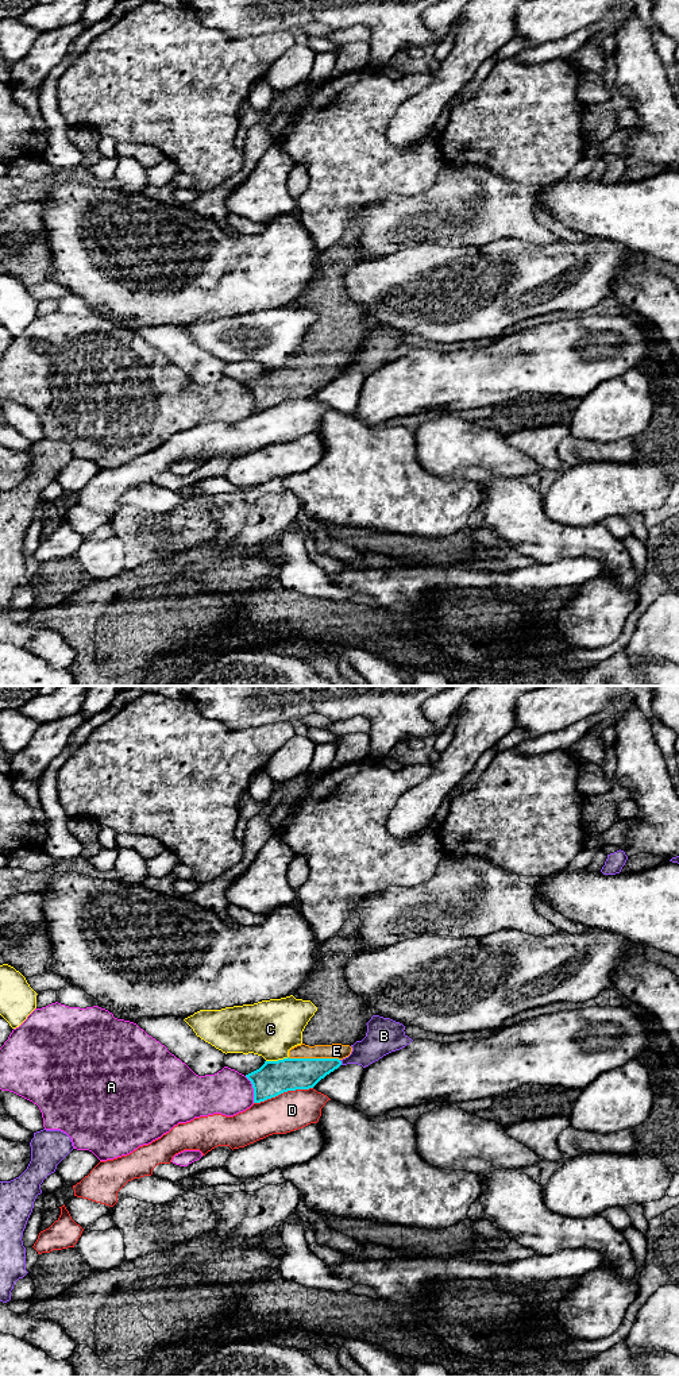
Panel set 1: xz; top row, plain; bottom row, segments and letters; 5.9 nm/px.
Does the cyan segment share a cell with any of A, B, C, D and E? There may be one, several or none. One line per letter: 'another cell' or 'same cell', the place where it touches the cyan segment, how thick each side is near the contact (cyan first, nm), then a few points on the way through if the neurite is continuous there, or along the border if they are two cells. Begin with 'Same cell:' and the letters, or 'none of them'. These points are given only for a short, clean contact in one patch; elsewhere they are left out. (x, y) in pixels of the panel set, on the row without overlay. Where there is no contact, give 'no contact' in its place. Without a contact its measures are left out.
Same cell: E
A: another cell | xz (254, 398) | 200/280 nm
B: another cell | xz (340, 371) | 190/160 nm
C: another cell | xz (278, 369) | 200/340 nm | along xz (288, 365), (266, 370)
D: another cell | xz (282, 401) | 200/240 nm
E: same cell | xz (313, 367) | 190/100 nm | across xz (285, 384), (301, 380), (313, 367), (326, 367), (336, 359)

